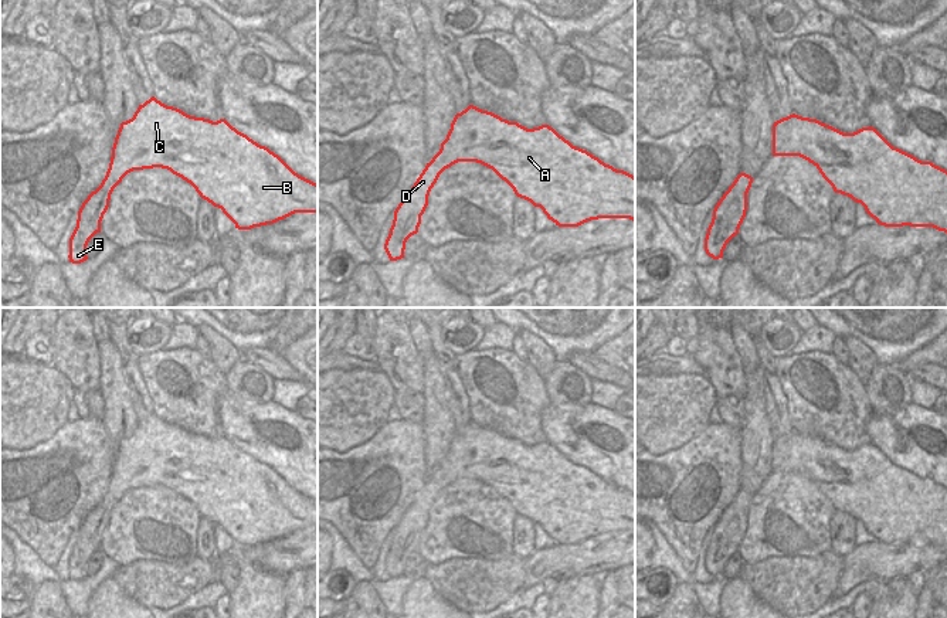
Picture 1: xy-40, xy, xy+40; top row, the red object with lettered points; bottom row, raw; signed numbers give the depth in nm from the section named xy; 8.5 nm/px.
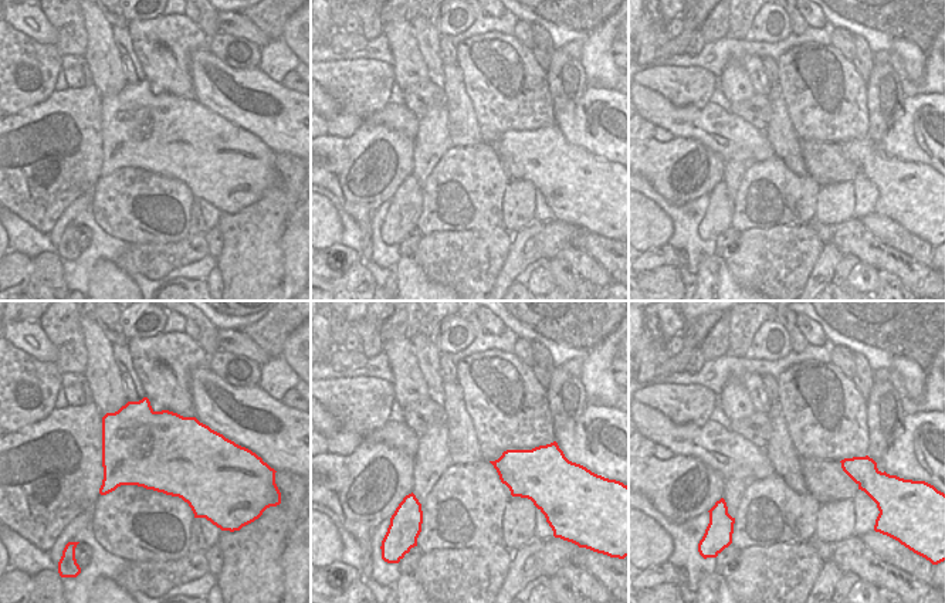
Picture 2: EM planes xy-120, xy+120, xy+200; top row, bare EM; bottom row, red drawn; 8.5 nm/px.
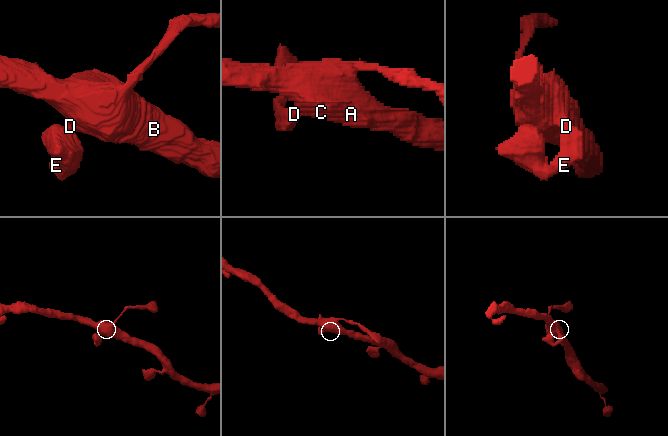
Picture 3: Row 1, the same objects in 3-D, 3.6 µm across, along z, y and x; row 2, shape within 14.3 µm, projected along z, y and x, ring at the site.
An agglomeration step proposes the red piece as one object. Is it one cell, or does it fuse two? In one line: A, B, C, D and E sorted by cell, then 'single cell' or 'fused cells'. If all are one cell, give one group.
groups A B C D E; single cell

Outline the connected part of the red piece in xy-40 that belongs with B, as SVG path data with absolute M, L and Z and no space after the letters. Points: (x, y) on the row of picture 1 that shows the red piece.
M152 96L139 105L132 119L121 123L106 176L78 211L77 227L69 238L69 262L88 259L86 245L101 232L111 194L122 179L133 170L153 167L167 169L190 183L201 198L221 208L238 230L274 224L295 213L318 213L318 184L295 173L268 147L238 132L225 119L213 122L190 116Z

